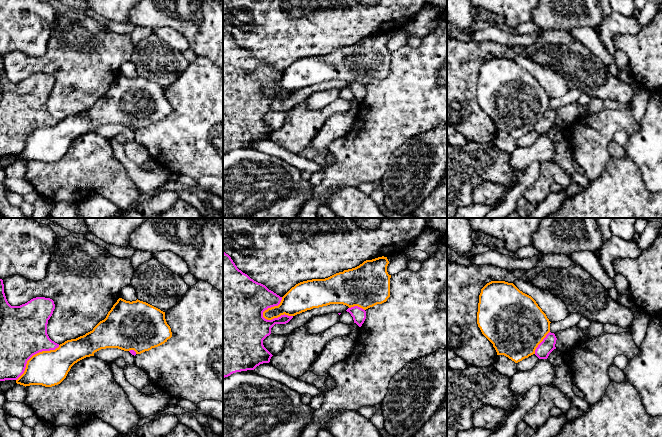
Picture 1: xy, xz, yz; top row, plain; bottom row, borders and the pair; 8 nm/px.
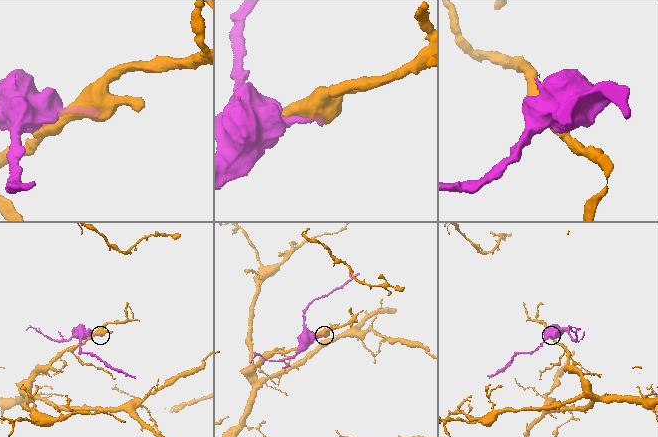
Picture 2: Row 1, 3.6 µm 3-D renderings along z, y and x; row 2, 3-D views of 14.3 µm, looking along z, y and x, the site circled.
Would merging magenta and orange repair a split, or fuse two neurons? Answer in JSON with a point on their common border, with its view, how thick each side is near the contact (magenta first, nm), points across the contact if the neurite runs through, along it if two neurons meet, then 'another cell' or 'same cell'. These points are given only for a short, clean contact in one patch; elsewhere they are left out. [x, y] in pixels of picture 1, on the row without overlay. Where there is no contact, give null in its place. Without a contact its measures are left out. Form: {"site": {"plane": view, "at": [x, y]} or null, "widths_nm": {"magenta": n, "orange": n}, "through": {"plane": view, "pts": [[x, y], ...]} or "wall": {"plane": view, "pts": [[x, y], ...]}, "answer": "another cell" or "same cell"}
{"site": {"plane": "xz", "at": [276, 94]}, "widths_nm": {"magenta": 320, "orange": 220}, "answer": "another cell"}

